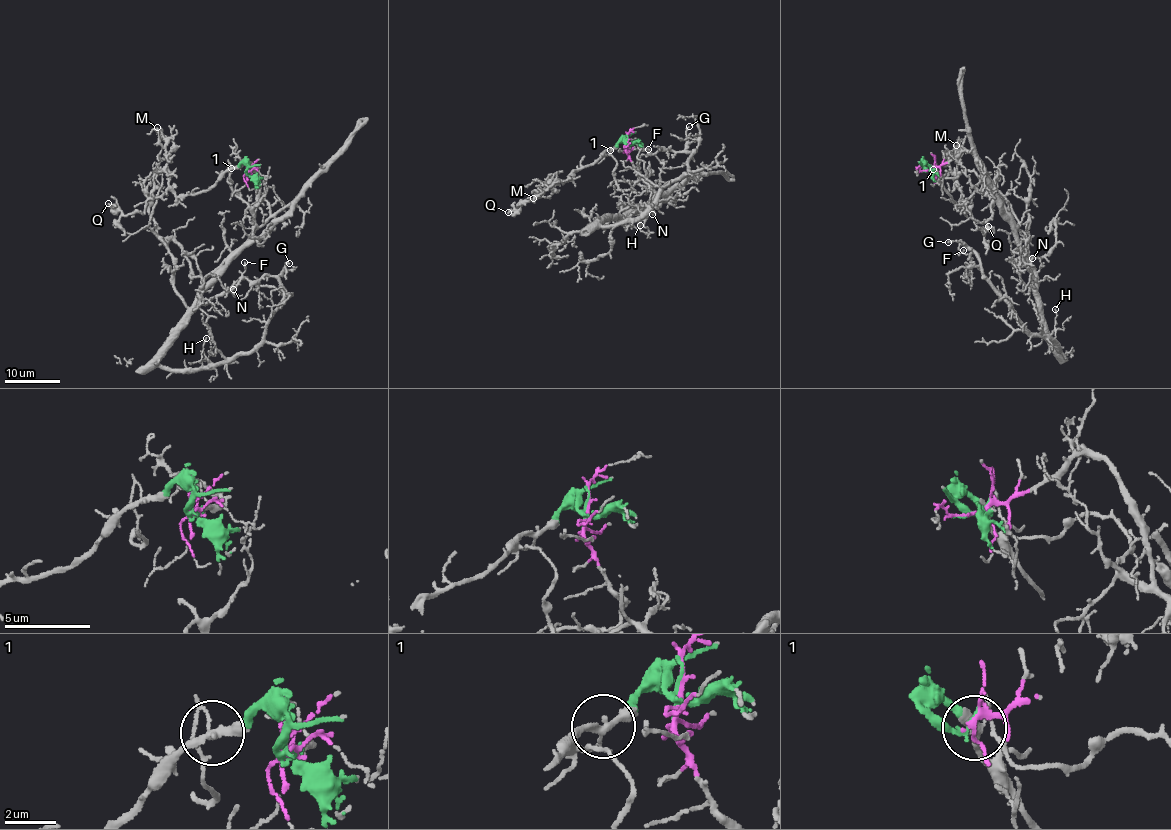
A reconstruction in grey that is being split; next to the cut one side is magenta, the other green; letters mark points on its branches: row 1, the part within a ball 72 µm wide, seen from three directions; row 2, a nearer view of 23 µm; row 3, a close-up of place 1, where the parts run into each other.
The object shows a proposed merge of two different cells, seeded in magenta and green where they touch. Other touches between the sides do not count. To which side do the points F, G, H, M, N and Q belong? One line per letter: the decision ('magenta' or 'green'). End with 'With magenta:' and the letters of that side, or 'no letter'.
F: magenta
G: magenta
H: magenta
M: green
N: magenta
Q: green
With magenta: F, G, H, N

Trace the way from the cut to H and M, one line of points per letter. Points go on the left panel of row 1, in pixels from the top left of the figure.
H: (247, 171), (255, 167), (259, 176), (251, 236), (202, 292), (159, 362), (203, 369), (206, 338)
M: (247, 171), (245, 164), (239, 163), (228, 168), (208, 189), (178, 197), (169, 184), (166, 139), (157, 127)

